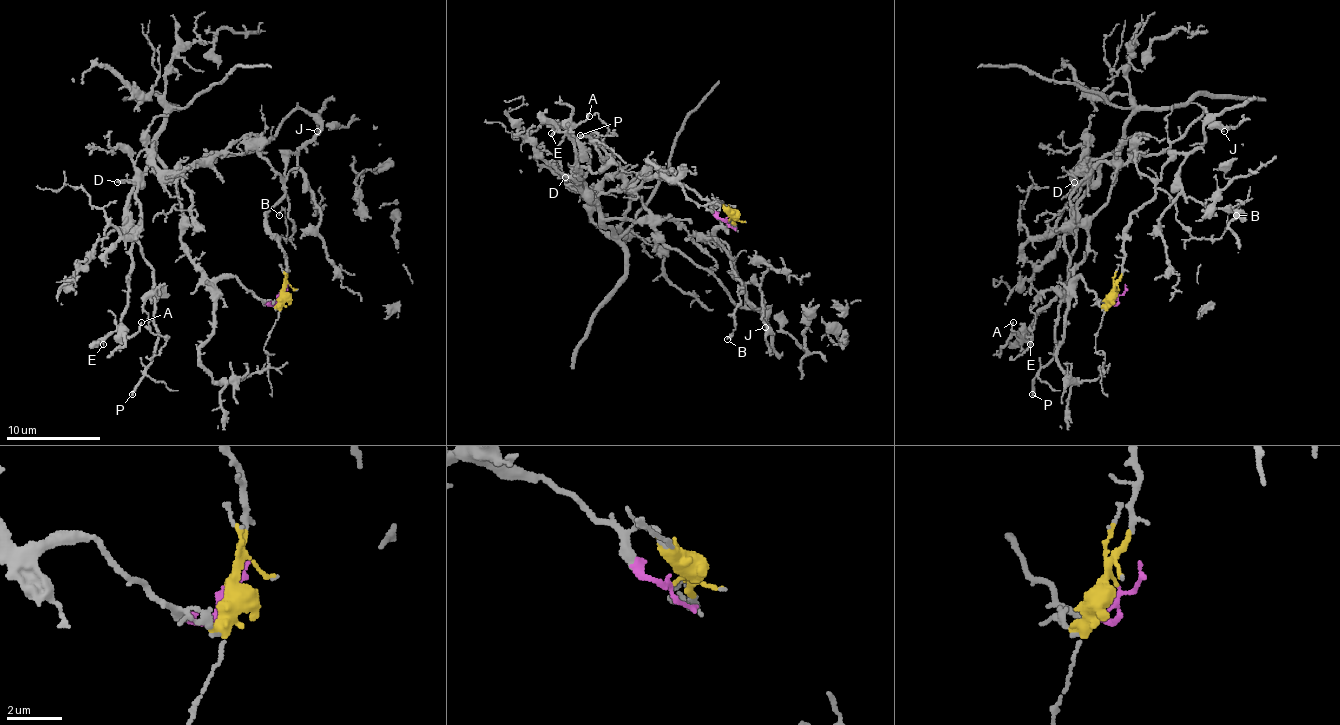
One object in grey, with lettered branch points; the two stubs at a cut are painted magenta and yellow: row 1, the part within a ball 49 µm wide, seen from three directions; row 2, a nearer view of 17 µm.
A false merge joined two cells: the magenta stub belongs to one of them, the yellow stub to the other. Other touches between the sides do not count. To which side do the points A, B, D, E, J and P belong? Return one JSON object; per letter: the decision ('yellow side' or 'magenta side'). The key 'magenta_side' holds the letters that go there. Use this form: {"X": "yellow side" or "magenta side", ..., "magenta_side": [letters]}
{"A": "magenta side", "B": "yellow side", "D": "magenta side", "E": "magenta side", "J": "yellow side", "P": "magenta side", "magenta_side": ["A", "D", "E", "P"]}

